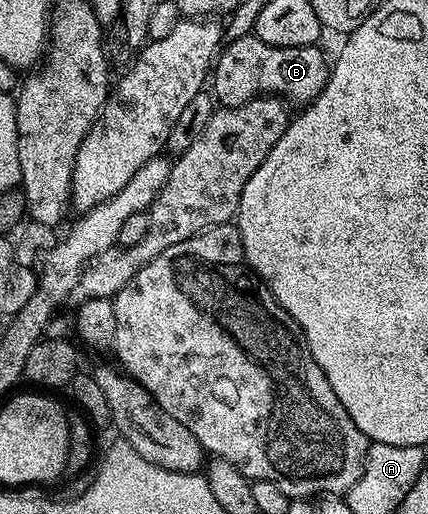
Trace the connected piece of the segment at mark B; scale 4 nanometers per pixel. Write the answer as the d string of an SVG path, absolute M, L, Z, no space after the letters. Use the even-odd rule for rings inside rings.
M248 35L239 37L235 41L227 41L222 46L217 60L213 65L213 96L220 106L244 105L246 101L252 101L260 95L278 95L288 102L303 101L310 103L315 96L325 87L329 72L329 57L319 50L318 44L305 47L273 47L265 43L260 37Z

